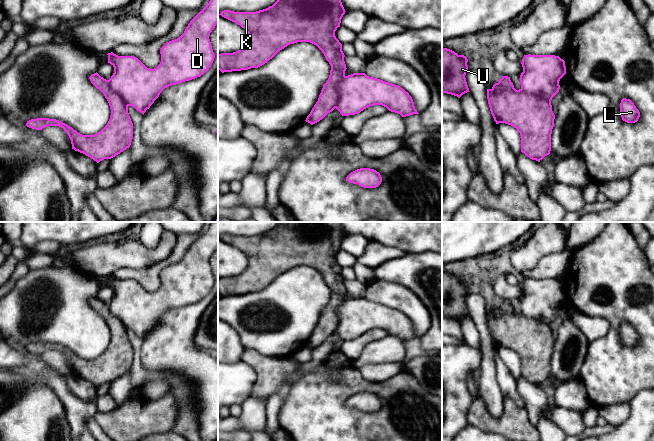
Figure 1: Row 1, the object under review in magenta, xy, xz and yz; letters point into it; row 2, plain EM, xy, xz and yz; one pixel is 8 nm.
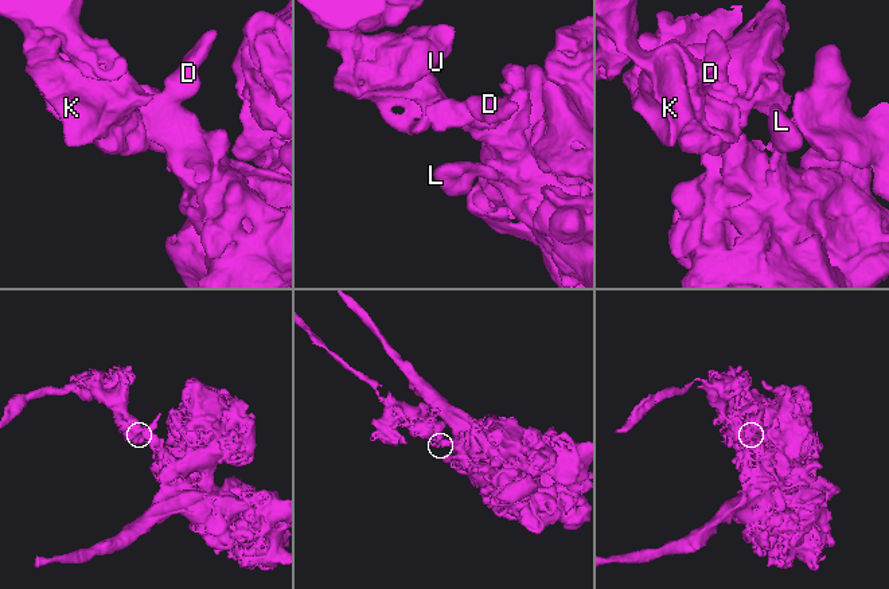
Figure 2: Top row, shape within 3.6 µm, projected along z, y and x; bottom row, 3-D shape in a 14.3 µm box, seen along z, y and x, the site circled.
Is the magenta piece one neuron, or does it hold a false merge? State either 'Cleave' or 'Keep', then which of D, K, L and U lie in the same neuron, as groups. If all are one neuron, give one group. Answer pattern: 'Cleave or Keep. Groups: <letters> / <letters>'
Cleave. Groups: D L / K U

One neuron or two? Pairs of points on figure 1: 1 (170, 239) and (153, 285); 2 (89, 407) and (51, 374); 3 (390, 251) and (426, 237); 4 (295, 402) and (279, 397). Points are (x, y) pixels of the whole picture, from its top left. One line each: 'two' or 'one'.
1: two
2: one
3: two
4: two

